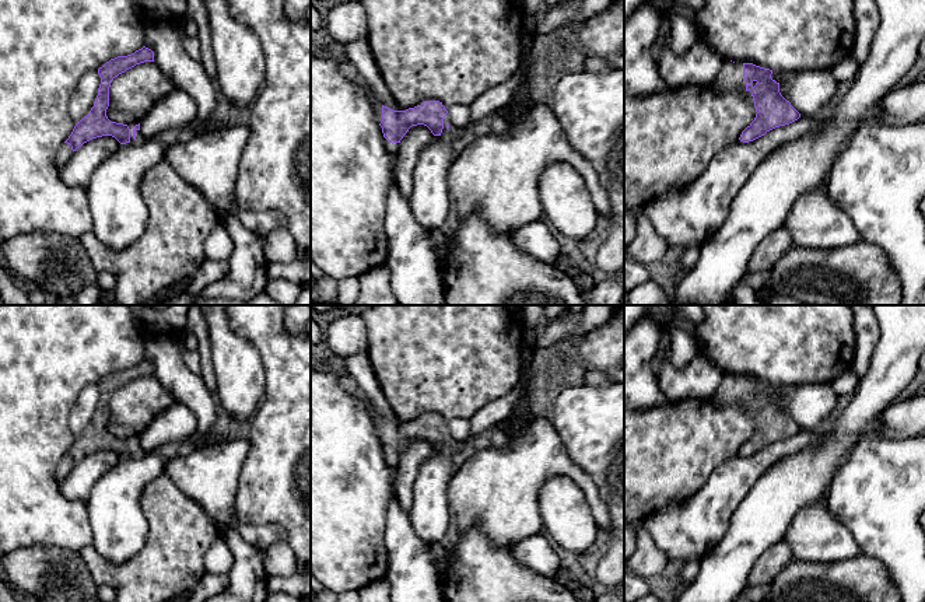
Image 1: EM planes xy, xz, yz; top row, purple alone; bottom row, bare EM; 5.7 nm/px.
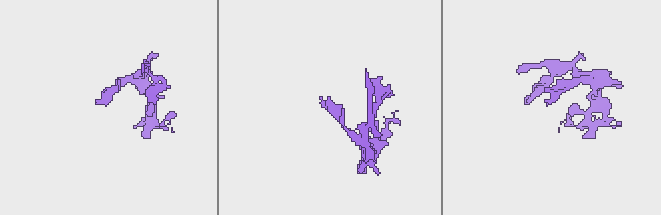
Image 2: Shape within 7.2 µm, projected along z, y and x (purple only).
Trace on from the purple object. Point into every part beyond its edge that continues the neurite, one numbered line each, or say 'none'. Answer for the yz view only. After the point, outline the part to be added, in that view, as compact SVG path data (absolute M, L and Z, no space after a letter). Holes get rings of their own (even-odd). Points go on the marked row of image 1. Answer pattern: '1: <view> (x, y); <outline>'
1: yz (731, 77); M725 60L721 73L712 83L712 87L718 92L726 91L746 91L746 83L743 77L743 63Z

